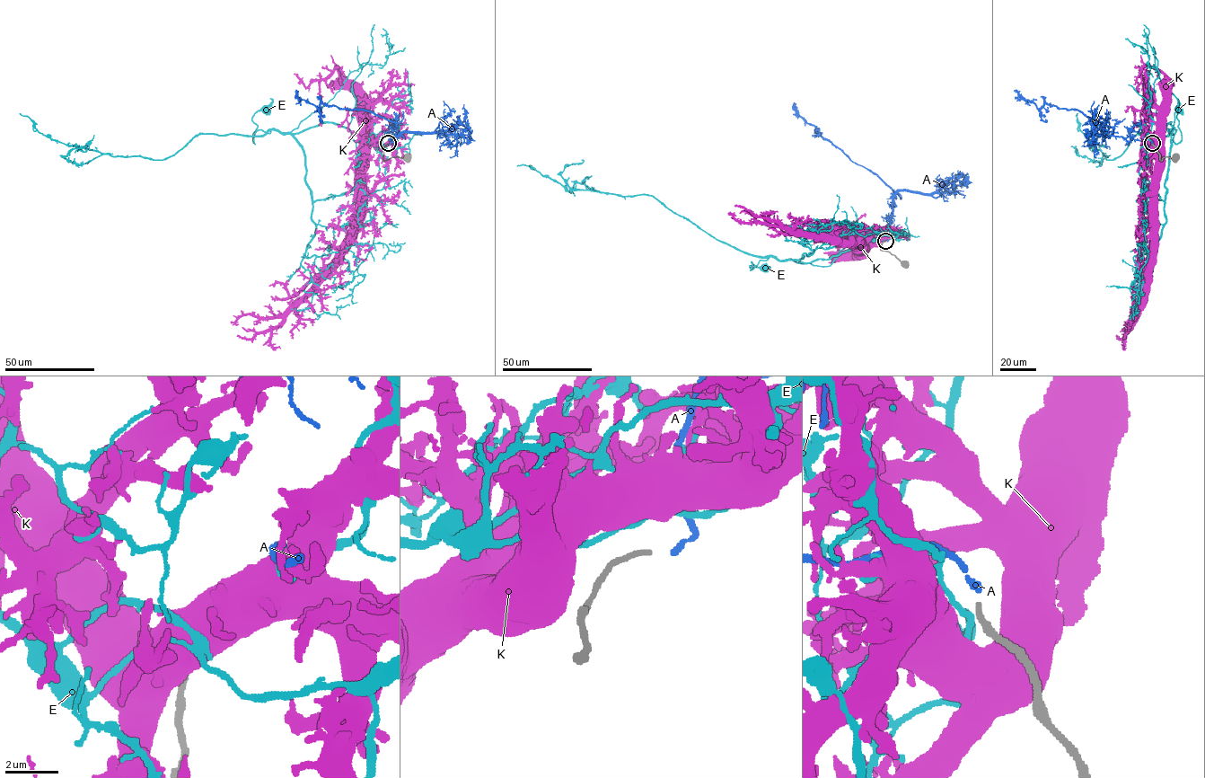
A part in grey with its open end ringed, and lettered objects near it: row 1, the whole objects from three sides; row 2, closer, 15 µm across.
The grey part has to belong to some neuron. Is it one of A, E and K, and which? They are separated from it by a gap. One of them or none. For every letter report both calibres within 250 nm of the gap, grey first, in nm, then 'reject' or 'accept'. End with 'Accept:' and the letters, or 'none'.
A: 200 nm thick on the grey side, 220 nm on the other; accept
E: 200 nm thick on the grey side, 180 nm on the other; reject
K: 200 nm thick on the grey side, 750 nm on the other; reject
Accept: A

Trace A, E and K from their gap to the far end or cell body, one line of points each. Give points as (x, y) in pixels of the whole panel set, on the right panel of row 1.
A: (1152, 143), (1130, 136), (1116, 137), (1112, 128), (1077, 110), (1045, 103), (1038, 109), (1014, 91)
E: (1150, 143), (1151, 149), (1170, 122), (1173, 141), (1182, 139), (1179, 109)
K: (1150, 144), (1153, 146), (1157, 140), (1157, 169), (1152, 176), (1150, 186), (1152, 204)

